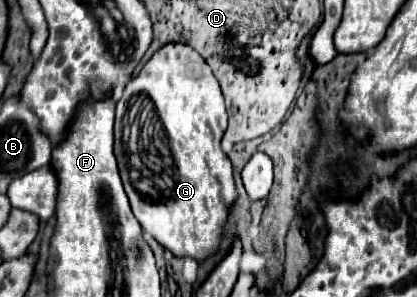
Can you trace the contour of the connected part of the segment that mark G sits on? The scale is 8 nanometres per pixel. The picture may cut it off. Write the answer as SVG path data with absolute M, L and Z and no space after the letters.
M184 43L162 45L144 63L140 73L128 81L116 105L114 153L132 211L142 229L152 233L152 237L176 257L188 255L202 261L212 255L220 243L228 207L236 199L232 163L220 149L220 139L226 127L228 115L220 85L202 55Z

